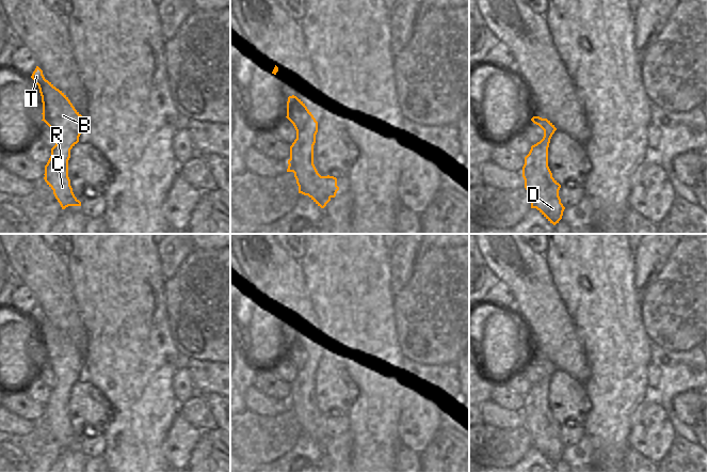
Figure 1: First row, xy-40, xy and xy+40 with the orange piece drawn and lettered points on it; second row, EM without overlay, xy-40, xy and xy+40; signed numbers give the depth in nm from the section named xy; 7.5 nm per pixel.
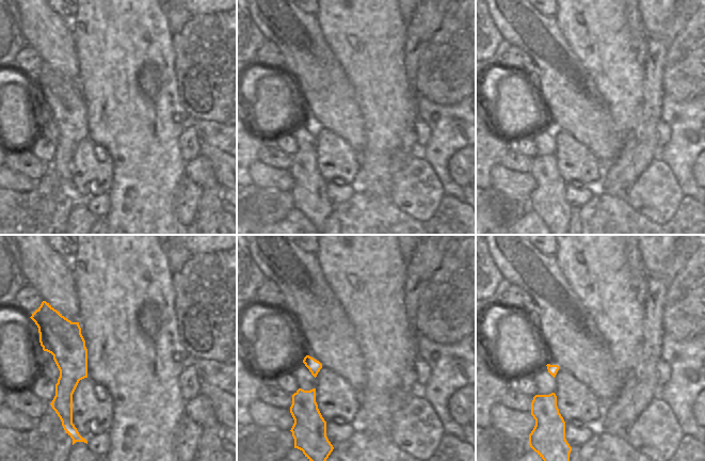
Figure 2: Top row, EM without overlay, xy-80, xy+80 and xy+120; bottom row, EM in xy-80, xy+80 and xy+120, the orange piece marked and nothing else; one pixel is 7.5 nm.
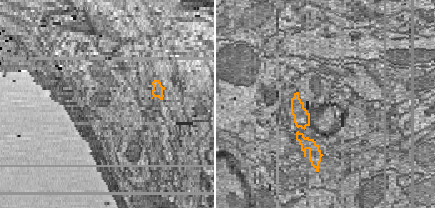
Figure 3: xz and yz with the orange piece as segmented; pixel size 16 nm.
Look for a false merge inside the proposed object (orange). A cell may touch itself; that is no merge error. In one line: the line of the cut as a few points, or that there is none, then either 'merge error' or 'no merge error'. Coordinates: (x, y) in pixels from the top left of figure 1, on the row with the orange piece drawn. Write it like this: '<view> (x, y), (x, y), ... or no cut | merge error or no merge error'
no cut | no merge error

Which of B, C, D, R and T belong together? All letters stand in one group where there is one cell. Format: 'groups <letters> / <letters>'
groups B C D R T

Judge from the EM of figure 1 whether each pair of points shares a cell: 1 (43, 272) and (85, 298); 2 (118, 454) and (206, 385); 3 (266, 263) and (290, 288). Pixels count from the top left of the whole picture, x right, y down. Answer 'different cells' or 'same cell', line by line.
1: different cells
2: different cells
3: same cell

